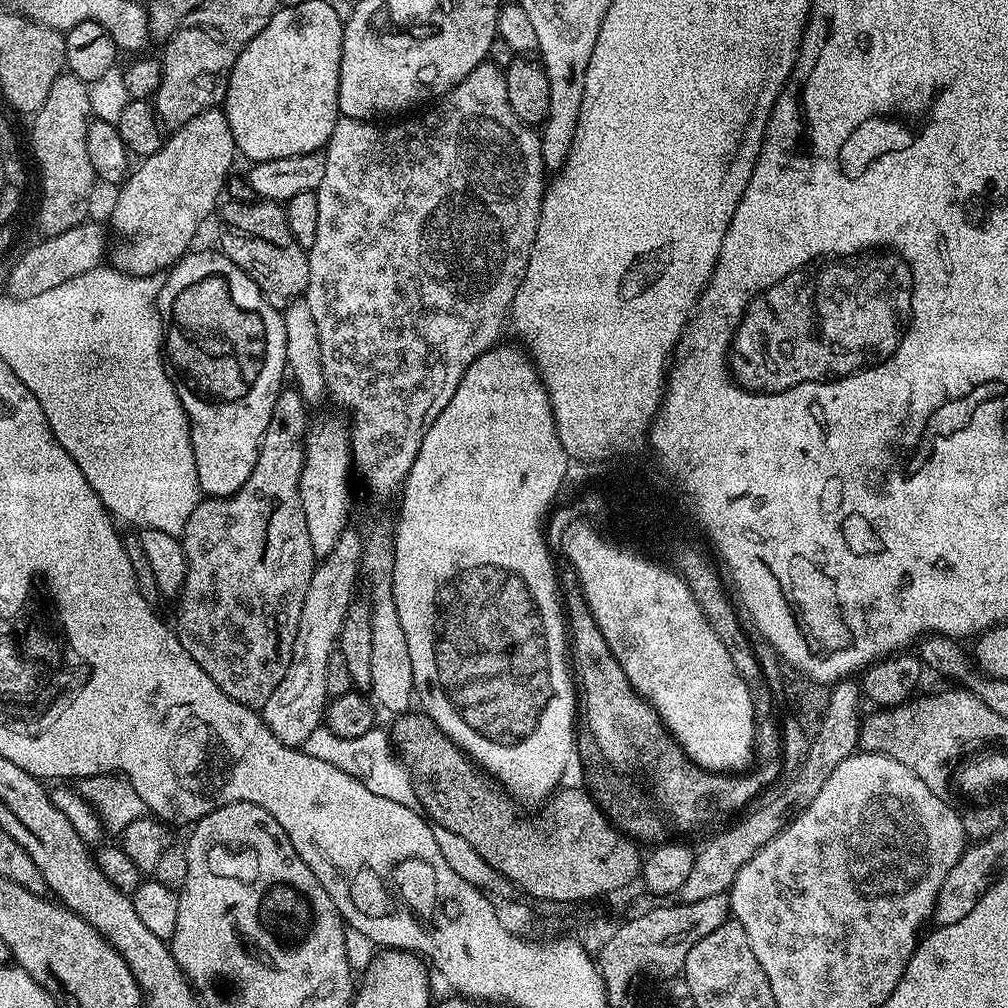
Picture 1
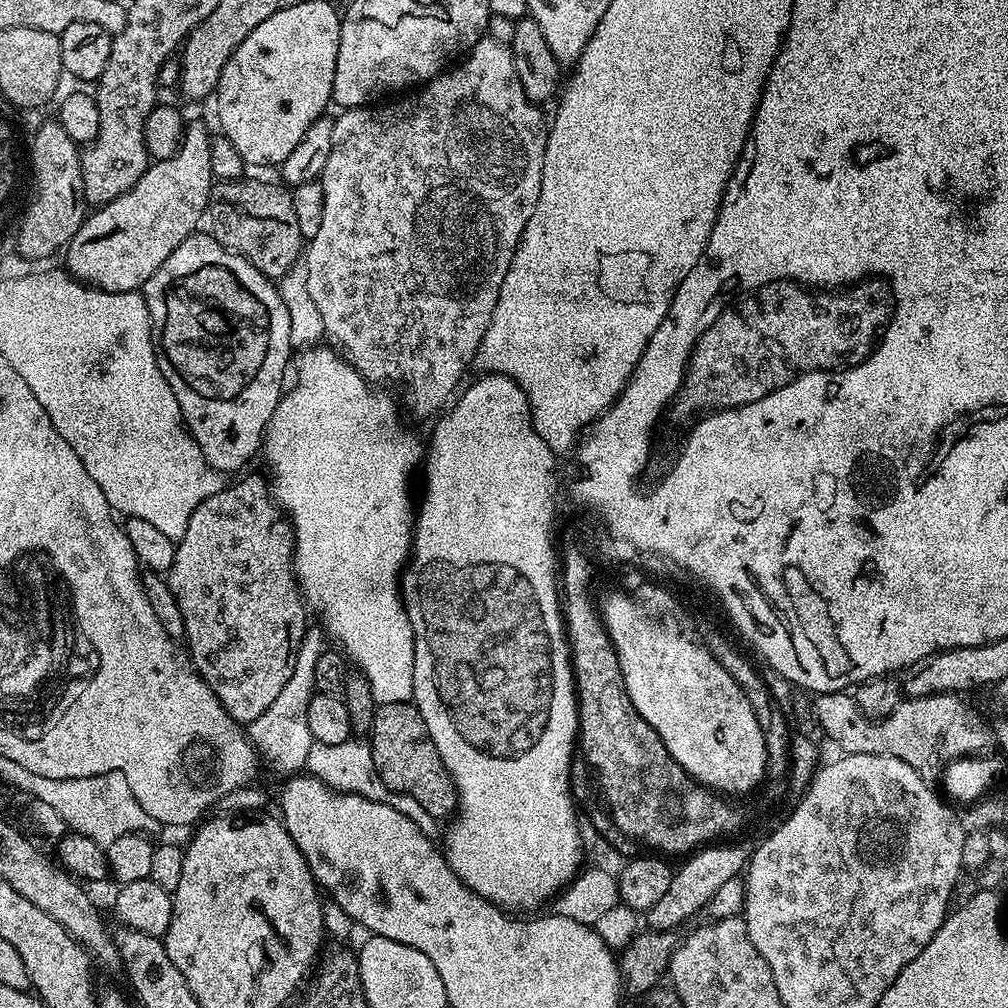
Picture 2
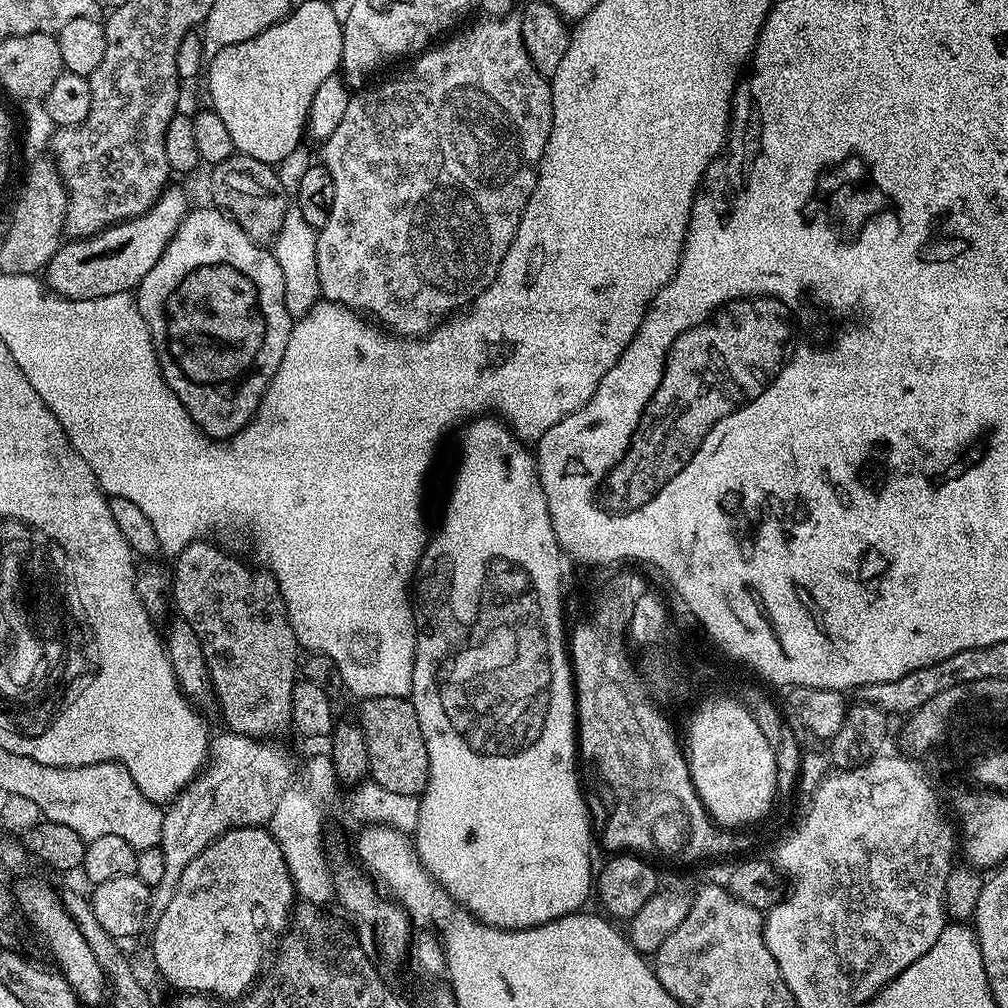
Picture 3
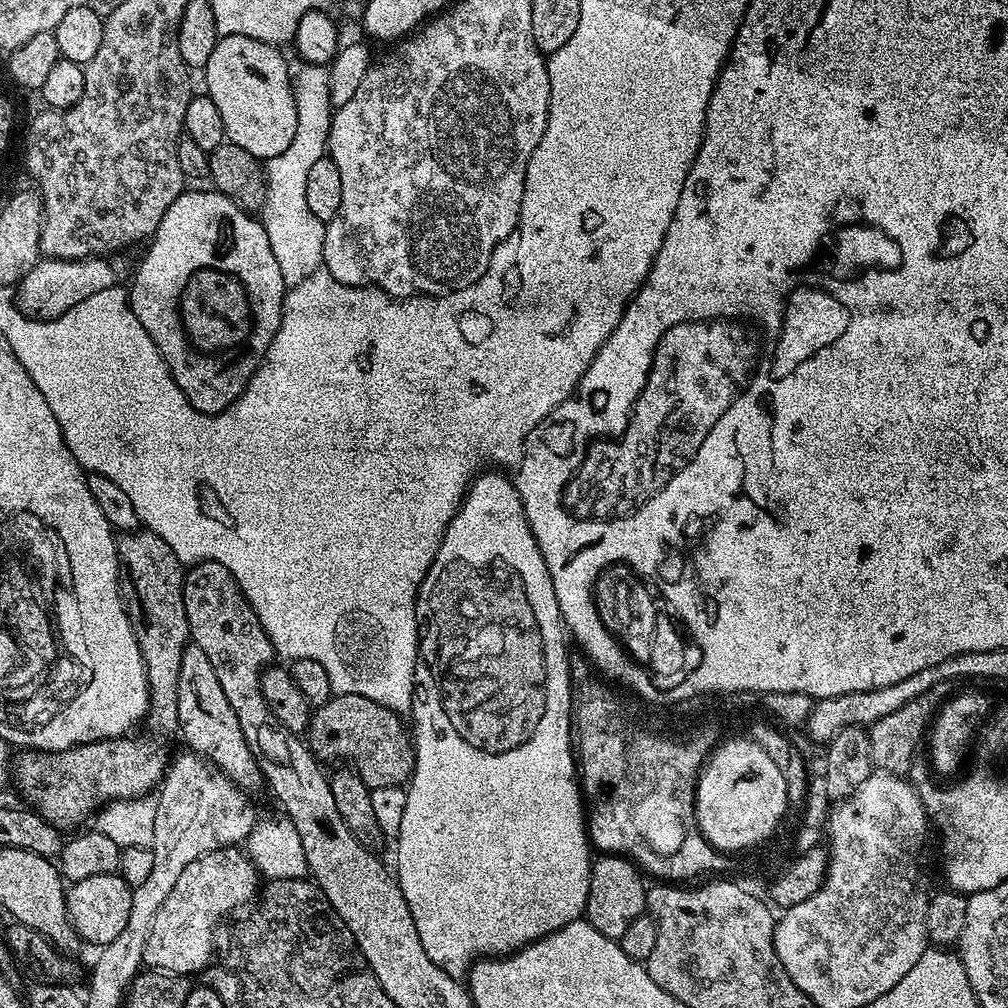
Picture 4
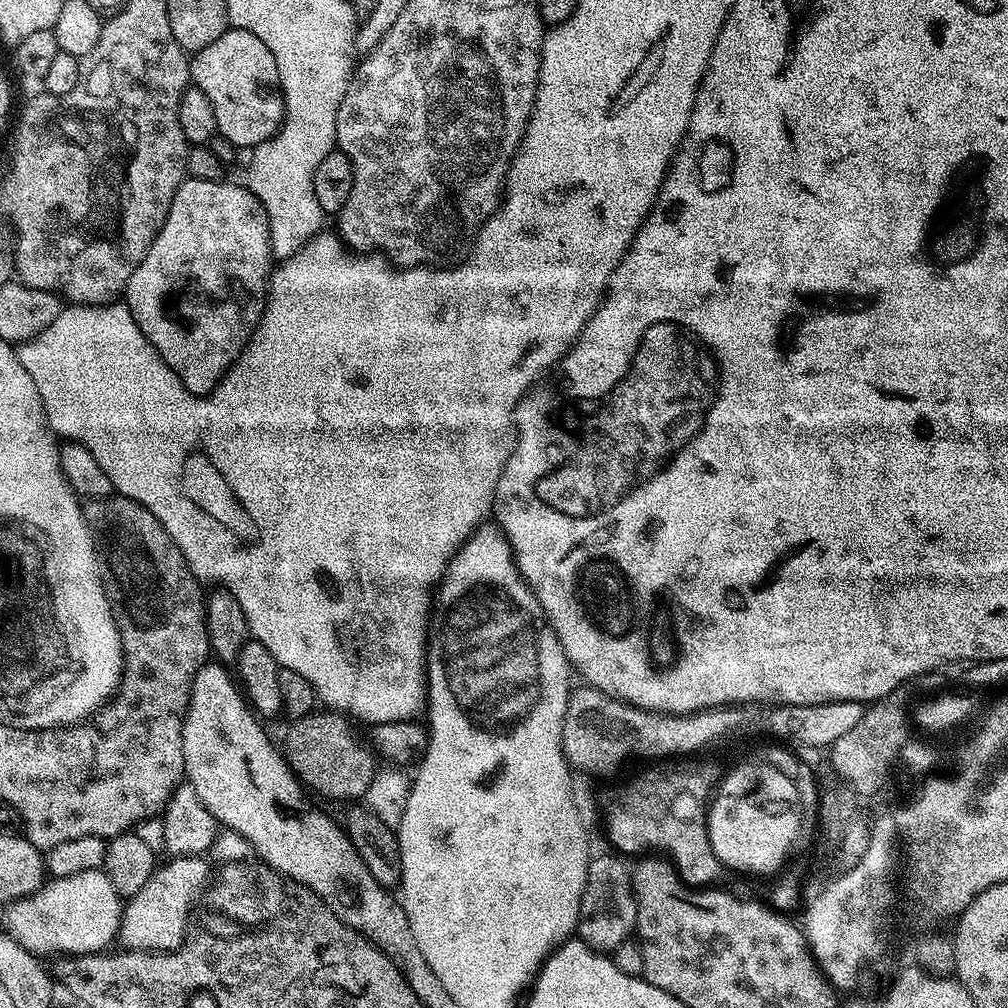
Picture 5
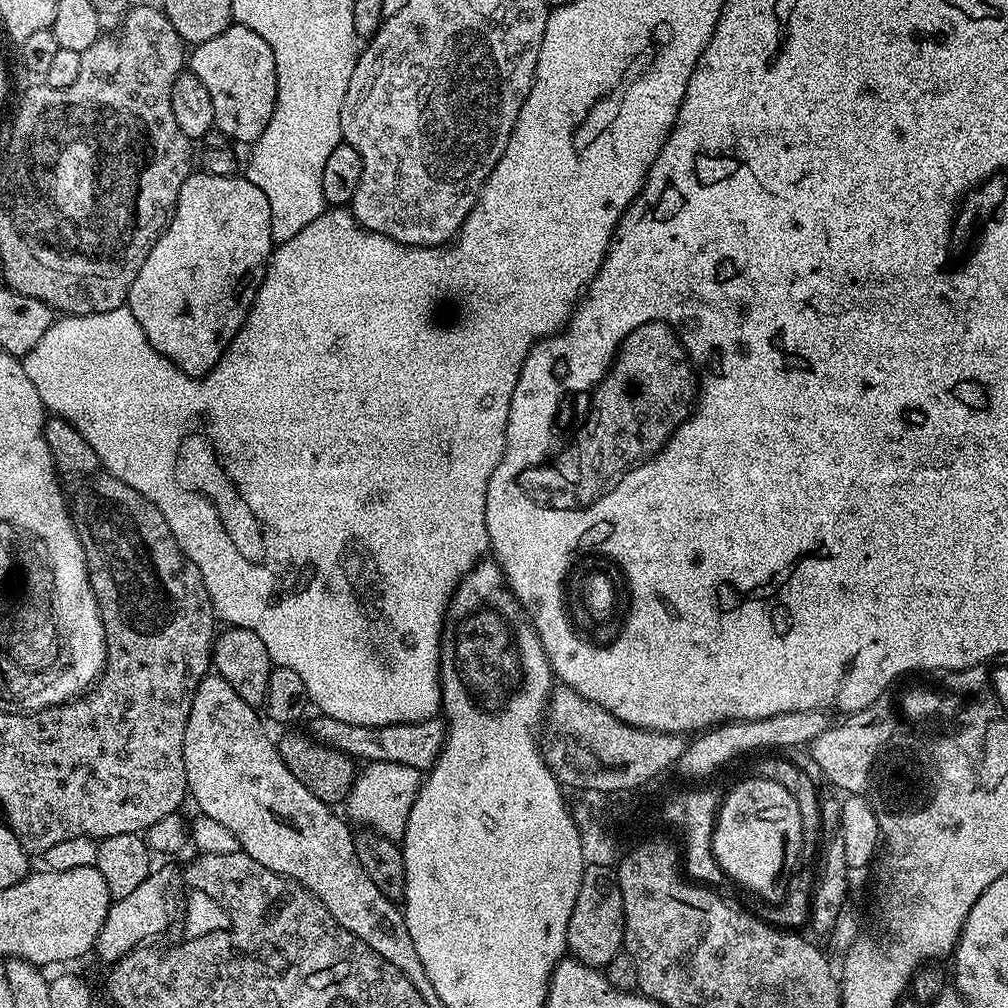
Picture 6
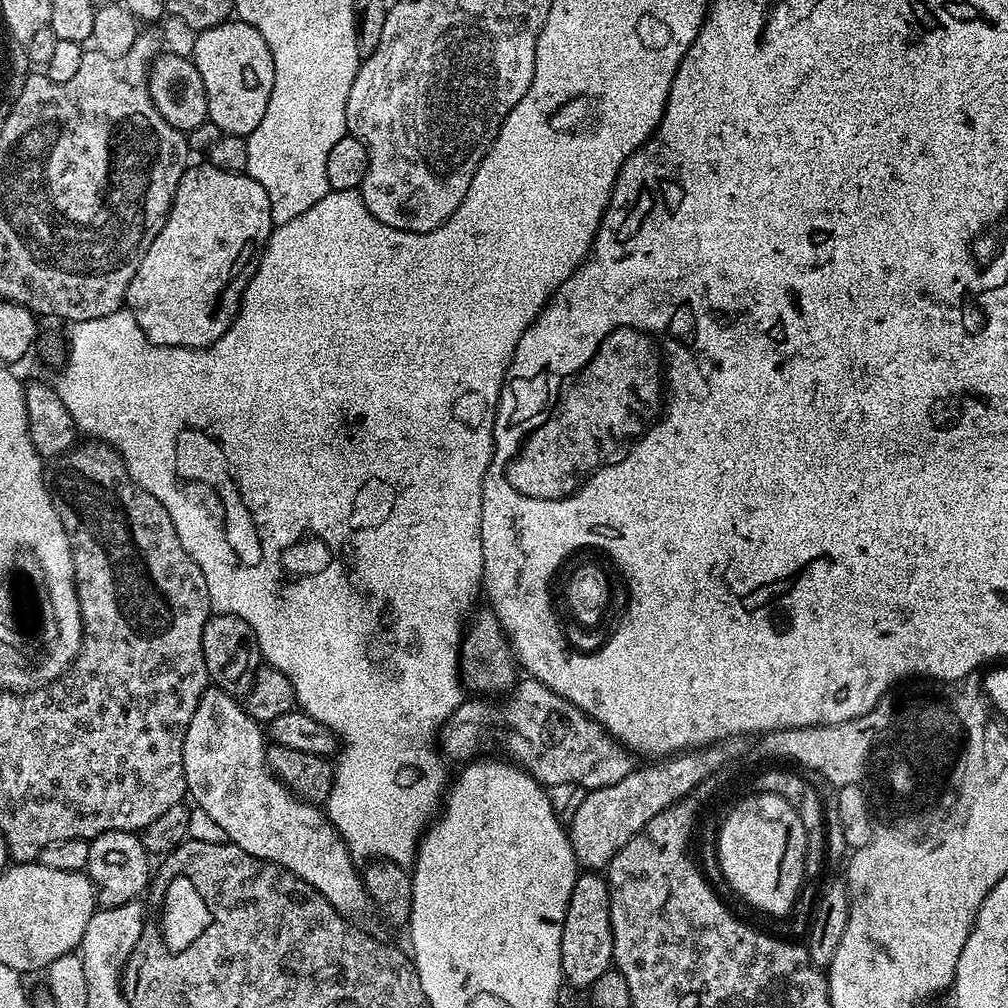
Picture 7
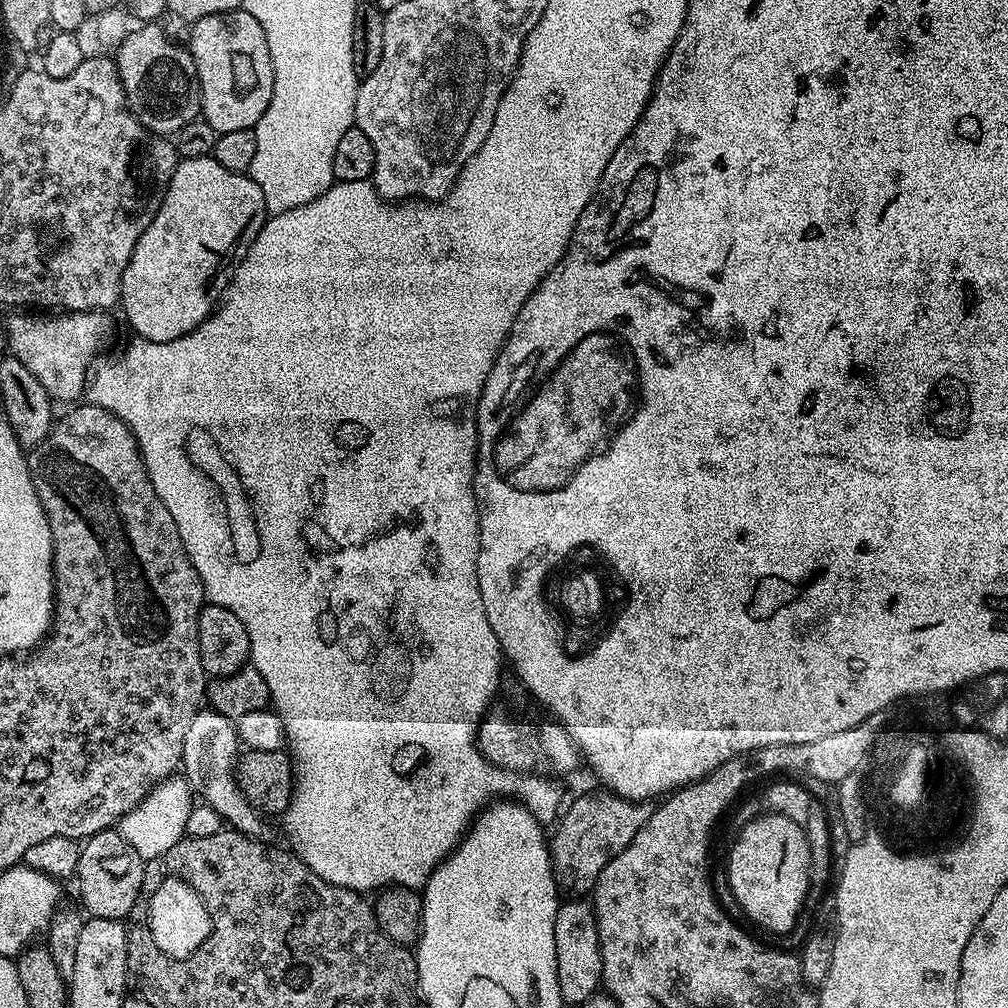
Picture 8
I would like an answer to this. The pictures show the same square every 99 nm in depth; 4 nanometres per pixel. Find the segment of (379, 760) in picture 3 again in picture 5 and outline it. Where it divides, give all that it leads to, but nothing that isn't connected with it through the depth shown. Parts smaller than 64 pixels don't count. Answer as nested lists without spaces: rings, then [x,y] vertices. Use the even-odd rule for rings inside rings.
[[[313,710],[304,716],[295,717],[291,723],[284,732],[282,754],[291,771],[307,789],[313,788],[318,795],[328,800],[356,802],[367,797],[370,782],[374,782],[378,775],[378,756],[356,737],[352,729],[353,721],[345,713]]]

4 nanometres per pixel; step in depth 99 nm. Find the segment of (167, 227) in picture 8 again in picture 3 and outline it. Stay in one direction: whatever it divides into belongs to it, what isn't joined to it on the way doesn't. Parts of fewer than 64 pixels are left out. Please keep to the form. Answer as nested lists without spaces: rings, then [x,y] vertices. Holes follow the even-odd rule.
[[[215,206],[207,207],[193,207],[184,217],[184,221],[178,226],[178,230],[174,234],[174,238],[170,238],[162,258],[158,258],[154,270],[150,270],[150,274],[146,274],[146,278],[142,278],[142,282],[139,288],[135,289],[134,295],[142,318],[146,318],[146,326],[152,335],[152,344],[156,348],[156,357],[160,363],[160,369],[170,386],[170,390],[174,390],[174,394],[178,394],[178,398],[190,414],[190,418],[211,440],[231,440],[252,421],[262,398],[268,393],[270,382],[286,354],[286,342],[292,333],[294,317],[286,310],[284,287],[282,286],[282,266],[278,266],[275,251],[268,249],[267,252],[264,249],[267,247],[263,243],[251,240],[246,234],[246,230],[242,230],[239,222],[232,219],[227,212]]]

